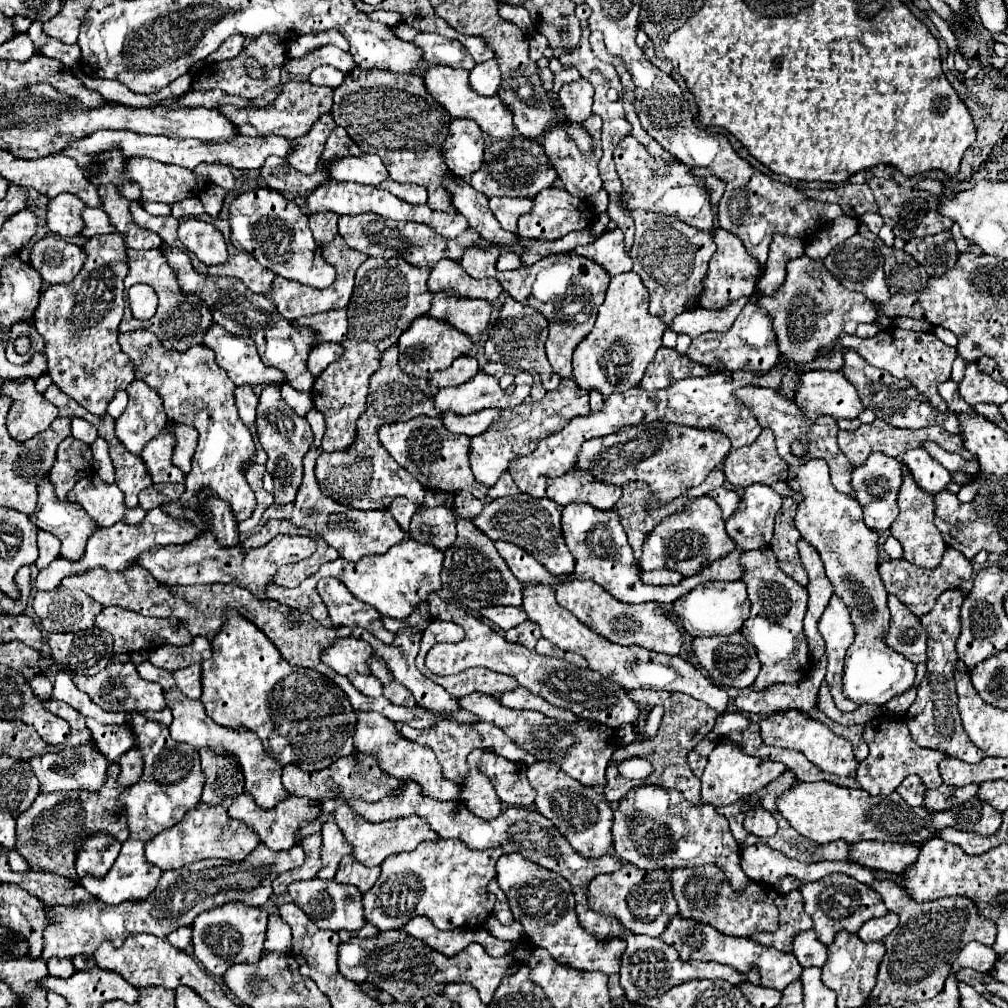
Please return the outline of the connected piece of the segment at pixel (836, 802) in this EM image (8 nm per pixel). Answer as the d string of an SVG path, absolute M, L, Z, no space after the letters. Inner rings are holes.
M797 782L793 790L785 792L777 800L779 812L789 820L789 824L805 838L827 844L835 840L845 840L849 844L857 844L861 840L875 840L875 842L899 842L899 844L925 844L933 838L933 834L941 828L955 828L955 830L967 830L967 832L979 832L983 836L991 836L1001 826L1001 814L993 810L987 802L979 800L977 796L973 800L967 800L961 806L955 806L953 810L943 812L931 812L925 806L911 808L907 802L897 794L889 796L869 796L865 790L849 790L839 788L831 782L811 782L803 784Z

